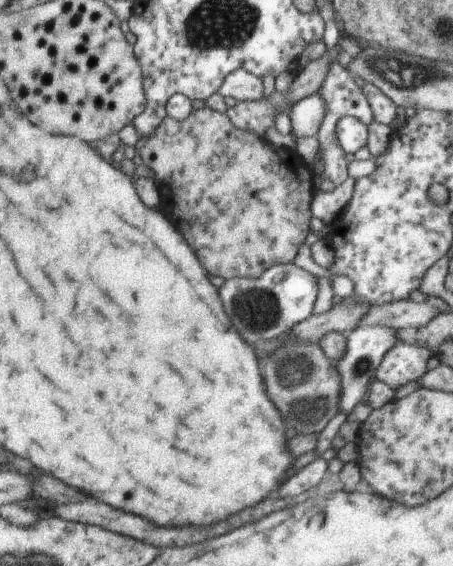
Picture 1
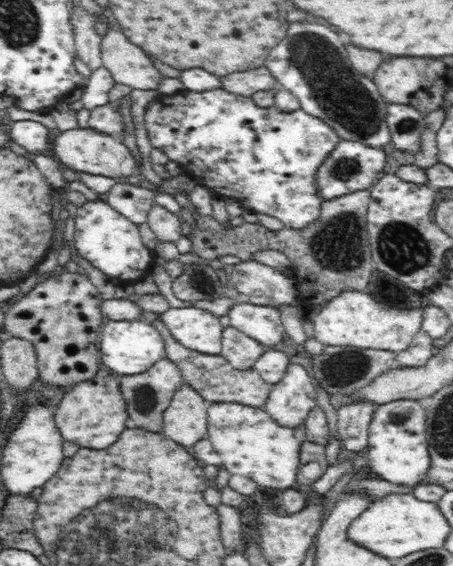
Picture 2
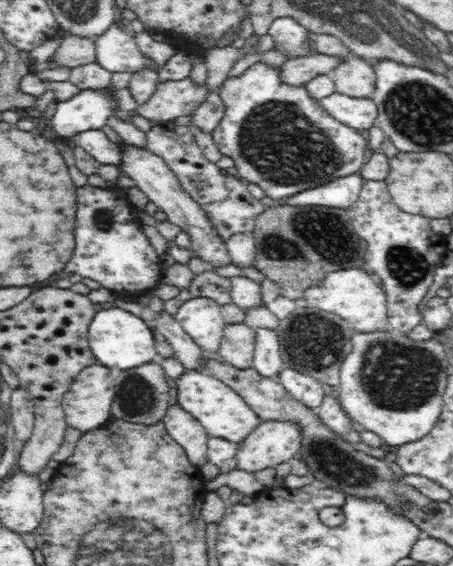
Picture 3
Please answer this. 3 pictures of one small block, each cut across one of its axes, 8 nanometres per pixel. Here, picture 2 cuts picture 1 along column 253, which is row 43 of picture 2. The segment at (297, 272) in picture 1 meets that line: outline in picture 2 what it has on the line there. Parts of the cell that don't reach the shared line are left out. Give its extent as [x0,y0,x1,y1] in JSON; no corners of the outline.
[264,21,391,148]

